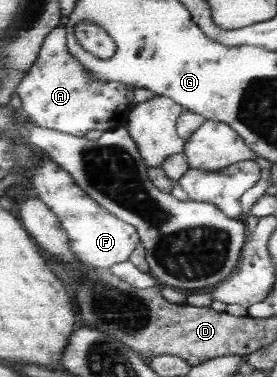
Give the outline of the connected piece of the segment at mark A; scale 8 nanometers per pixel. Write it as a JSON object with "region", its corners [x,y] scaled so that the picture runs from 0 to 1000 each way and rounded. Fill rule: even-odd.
{"region":[[[235,66],[199,72],[173,90],[166,109],[155,114],[148,143],[134,162],[119,167],[119,175],[87,194],[58,244],[83,276],[79,300],[130,332],[227,347],[274,363],[303,363],[332,342],[379,350],[440,337],[458,340],[473,300],[469,279],[477,276],[462,263],[469,233],[448,220],[361,220],[361,215],[339,210],[325,188],[249,133]]]}

